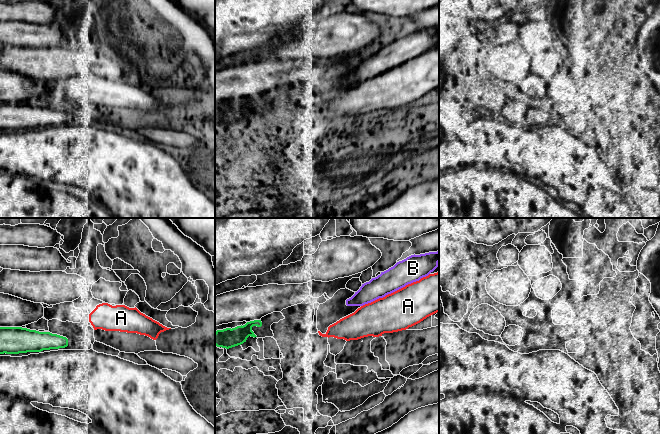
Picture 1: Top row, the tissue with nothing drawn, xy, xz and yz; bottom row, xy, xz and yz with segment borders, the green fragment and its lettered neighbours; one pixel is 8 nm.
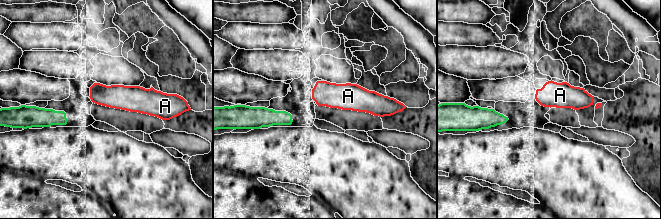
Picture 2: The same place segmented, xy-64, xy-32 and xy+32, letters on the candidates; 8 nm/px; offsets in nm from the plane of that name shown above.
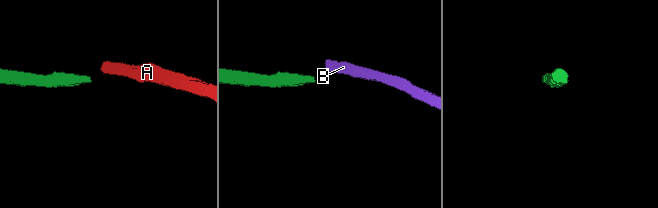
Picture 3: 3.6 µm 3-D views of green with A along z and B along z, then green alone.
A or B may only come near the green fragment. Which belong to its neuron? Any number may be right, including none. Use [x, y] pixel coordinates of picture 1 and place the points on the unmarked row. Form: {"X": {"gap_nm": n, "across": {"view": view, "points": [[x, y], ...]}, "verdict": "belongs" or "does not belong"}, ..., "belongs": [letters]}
{"A": {"gap_nm": 220, "across": {"view": "xy", "points": [[67, 115], [91, 100]]}, "verdict": "does not belong"}, "B": {"gap_nm": 700, "across": {"view": "xz", "points": [[261, 98], [346, 80]]}, "verdict": "does not belong"}, "belongs": []}

